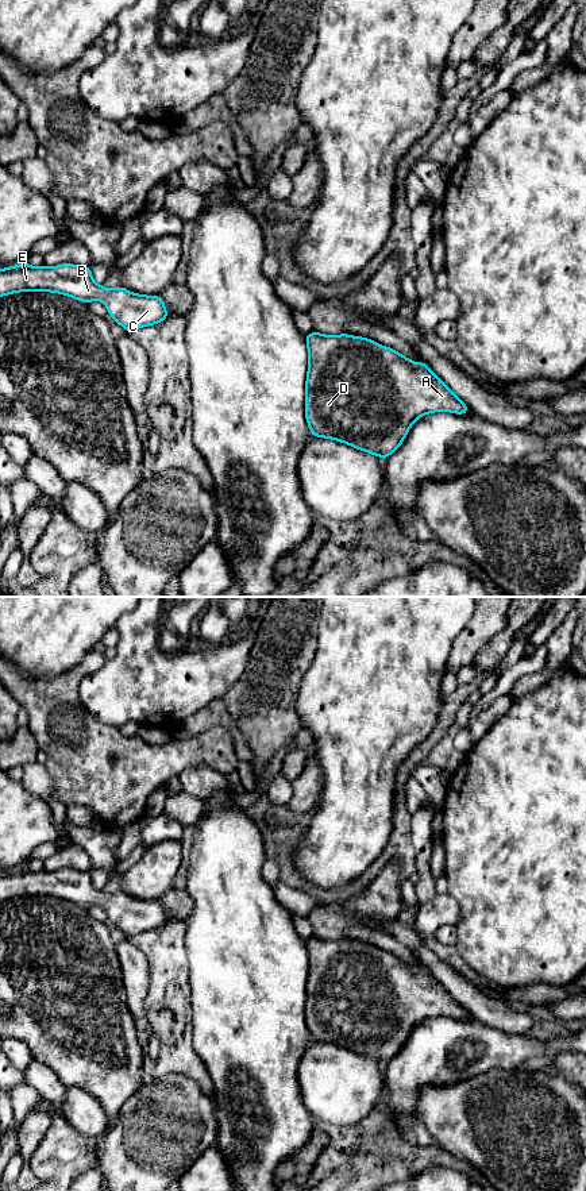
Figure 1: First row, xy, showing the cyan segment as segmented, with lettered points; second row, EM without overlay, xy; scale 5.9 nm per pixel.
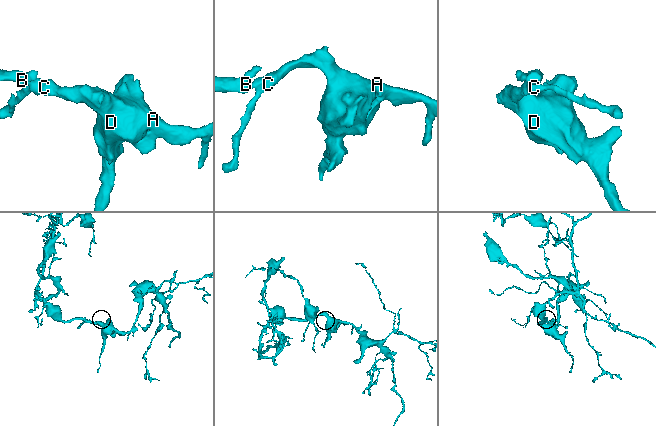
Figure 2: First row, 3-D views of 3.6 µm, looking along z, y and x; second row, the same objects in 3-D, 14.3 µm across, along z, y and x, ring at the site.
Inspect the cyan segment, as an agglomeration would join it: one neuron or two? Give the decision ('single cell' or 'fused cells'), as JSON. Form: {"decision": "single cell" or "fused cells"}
{"decision": "single cell"}

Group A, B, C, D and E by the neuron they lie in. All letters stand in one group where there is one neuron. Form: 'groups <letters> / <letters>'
groups A B C D E

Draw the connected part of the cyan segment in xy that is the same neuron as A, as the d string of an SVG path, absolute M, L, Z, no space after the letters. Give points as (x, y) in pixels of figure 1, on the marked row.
M313 331L305 342L309 355L305 419L312 436L334 439L386 459L419 417L432 412L470 412L425 362L413 362L393 348L347 334L332 336Z

